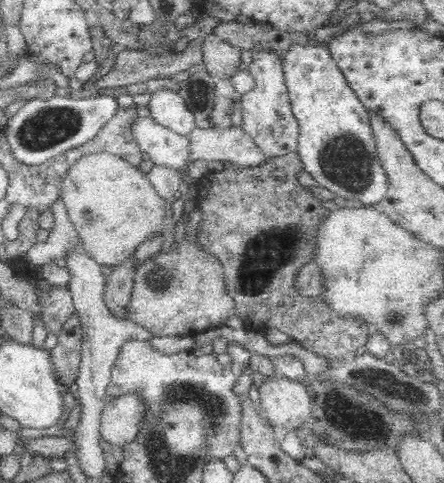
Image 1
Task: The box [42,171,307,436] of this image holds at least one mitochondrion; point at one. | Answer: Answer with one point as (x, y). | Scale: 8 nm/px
(182, 392)

